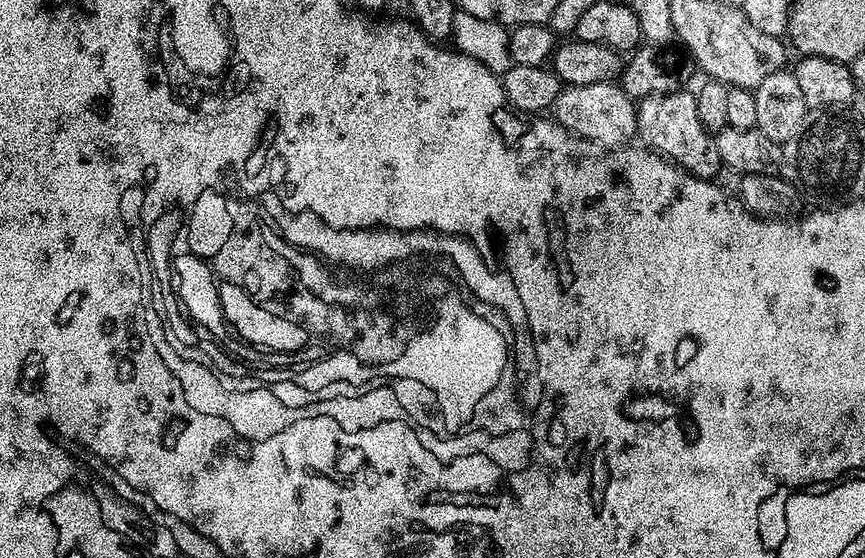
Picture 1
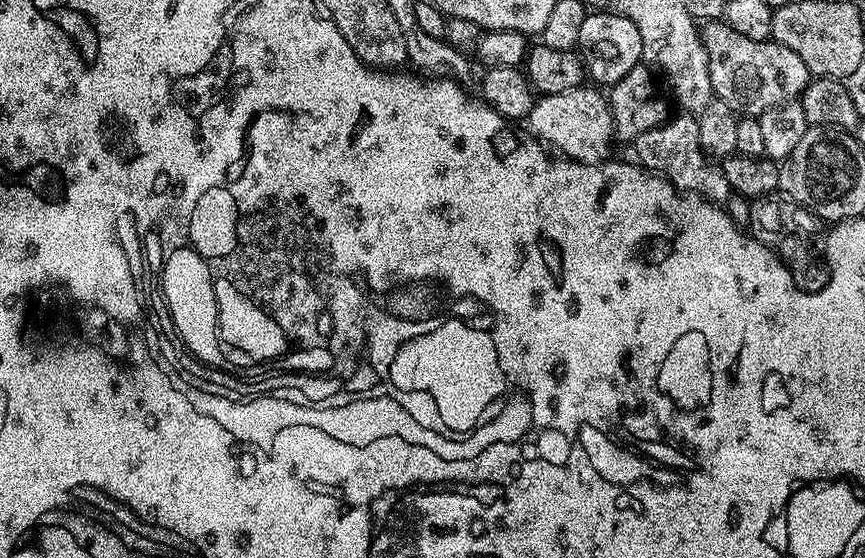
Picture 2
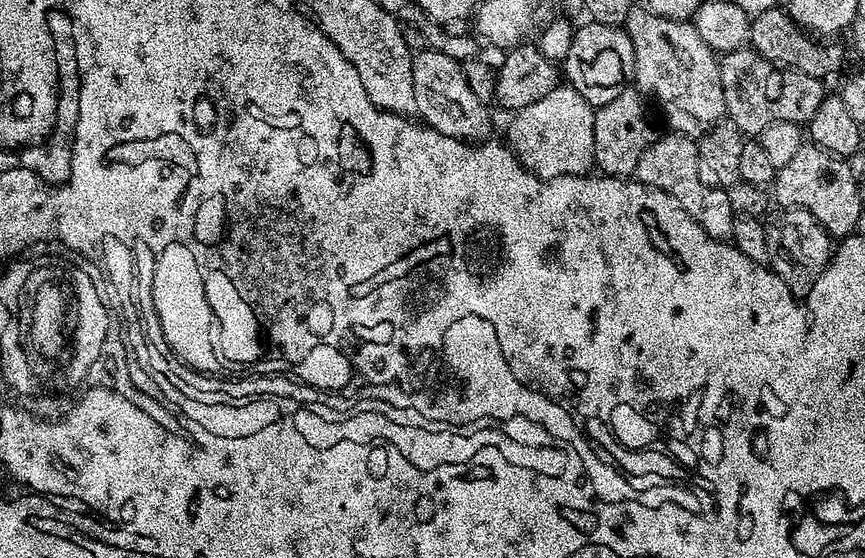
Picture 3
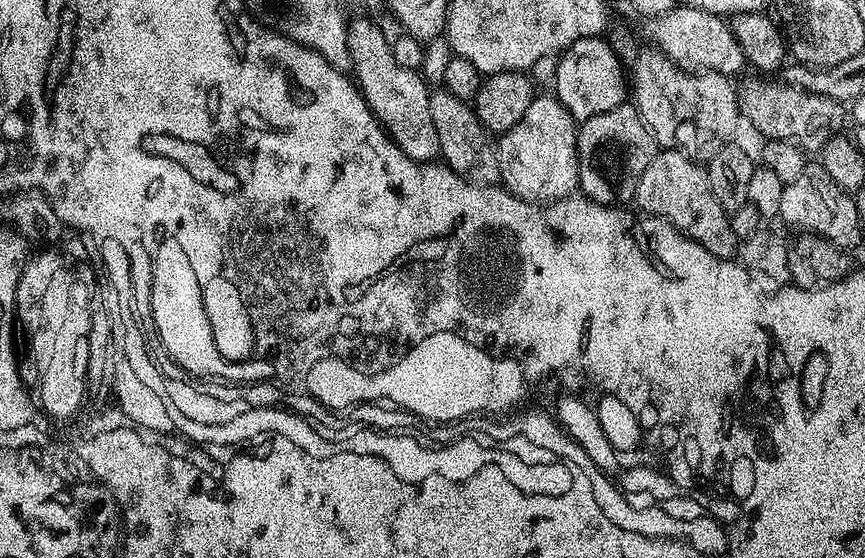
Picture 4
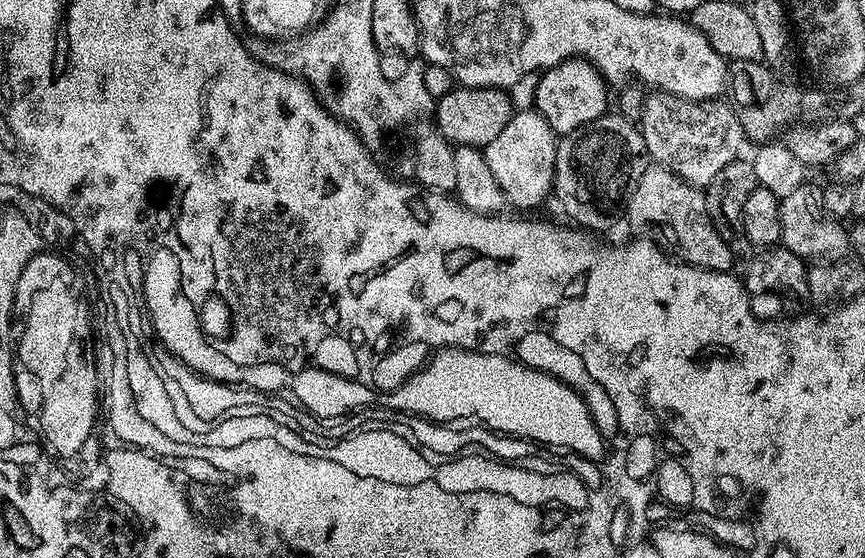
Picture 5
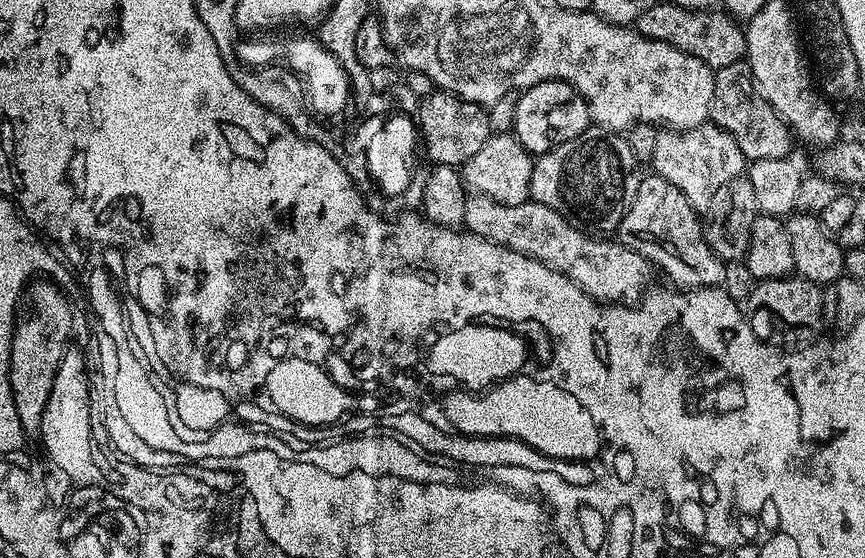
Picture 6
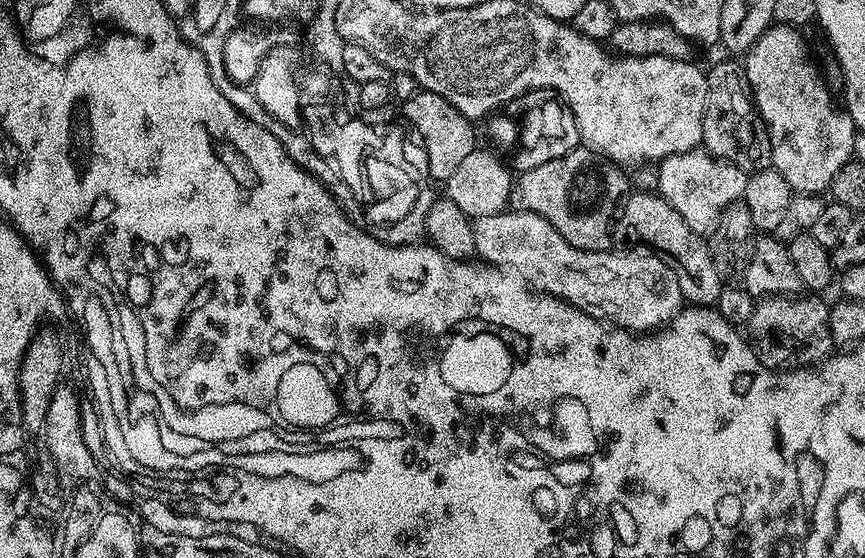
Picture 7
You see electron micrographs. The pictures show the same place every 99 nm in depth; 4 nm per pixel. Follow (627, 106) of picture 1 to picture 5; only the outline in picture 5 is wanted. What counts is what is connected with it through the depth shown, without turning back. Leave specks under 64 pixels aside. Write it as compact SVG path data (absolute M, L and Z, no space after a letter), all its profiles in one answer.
M535 110L517 111L510 122L482 149L486 166L494 174L494 182L502 190L505 201L516 208L536 208L544 199L553 195L552 183L556 177L557 133L544 121Z

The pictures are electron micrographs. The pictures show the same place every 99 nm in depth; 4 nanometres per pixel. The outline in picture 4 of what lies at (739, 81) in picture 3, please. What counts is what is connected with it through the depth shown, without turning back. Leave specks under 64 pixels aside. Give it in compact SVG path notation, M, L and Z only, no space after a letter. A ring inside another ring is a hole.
M768 78L748 80L739 85L738 101L740 114L749 120L768 140L790 140L805 150L819 150L831 136L837 135L846 124L846 108L843 103L808 92L805 88L791 83L778 84ZM792 87L792 88L791 88Z

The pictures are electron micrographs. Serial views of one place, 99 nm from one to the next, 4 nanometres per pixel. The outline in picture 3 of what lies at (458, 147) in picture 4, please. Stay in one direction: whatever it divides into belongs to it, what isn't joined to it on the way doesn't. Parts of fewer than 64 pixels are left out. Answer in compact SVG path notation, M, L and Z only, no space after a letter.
M420 50L413 55L415 115L438 134L465 142L484 142L492 132L489 105L478 100L478 95L467 84L464 64L446 54Z

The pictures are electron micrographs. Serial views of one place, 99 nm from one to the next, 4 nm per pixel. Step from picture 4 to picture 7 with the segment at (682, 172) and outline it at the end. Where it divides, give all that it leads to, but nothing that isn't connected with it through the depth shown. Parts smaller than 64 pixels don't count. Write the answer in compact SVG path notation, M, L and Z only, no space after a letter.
M633 191L620 209L619 217L614 229L615 235L624 240L629 240L629 245L645 244L647 251L657 256L678 278L678 286L682 290L685 301L692 306L712 306L720 296L722 277L715 269L711 260L708 241L703 235L697 234L686 226L682 214L670 206L663 196L652 192Z

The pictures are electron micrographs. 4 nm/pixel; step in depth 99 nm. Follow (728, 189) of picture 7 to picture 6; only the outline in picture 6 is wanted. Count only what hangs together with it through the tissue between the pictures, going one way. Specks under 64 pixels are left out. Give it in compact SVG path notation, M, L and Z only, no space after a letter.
M705 122L683 130L660 130L652 144L652 164L655 175L666 178L670 186L678 186L686 194L686 202L697 210L710 206L710 198L726 182L743 177L746 161L738 142L732 135L718 125Z

